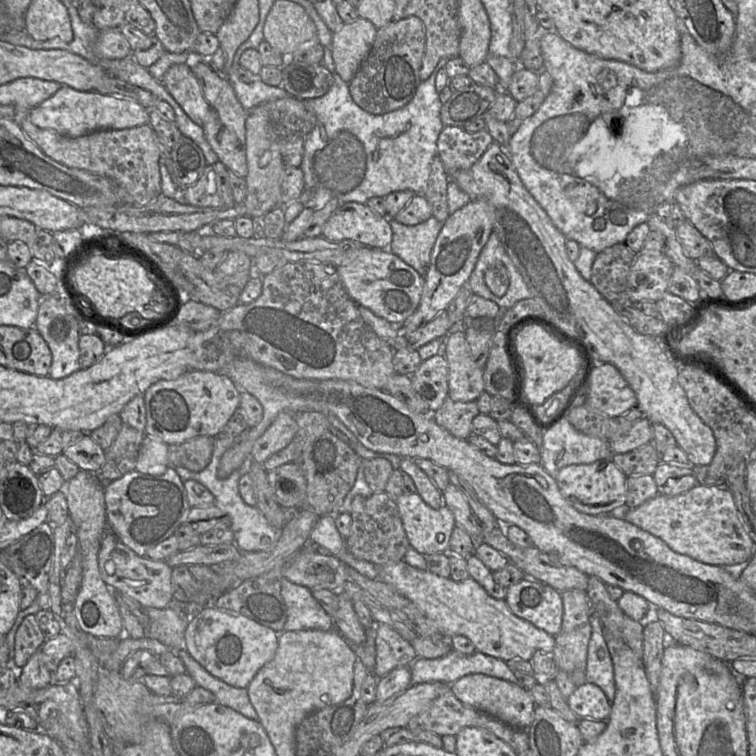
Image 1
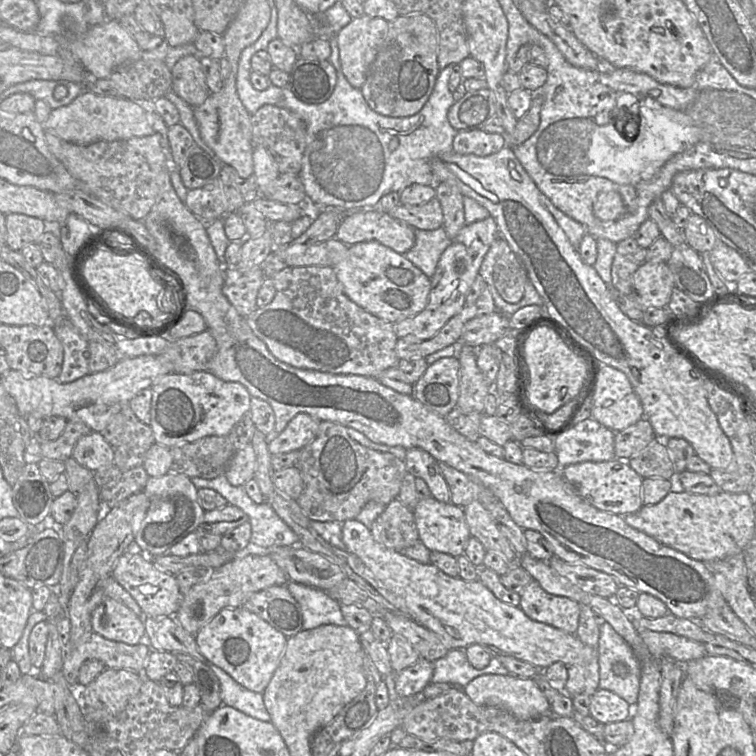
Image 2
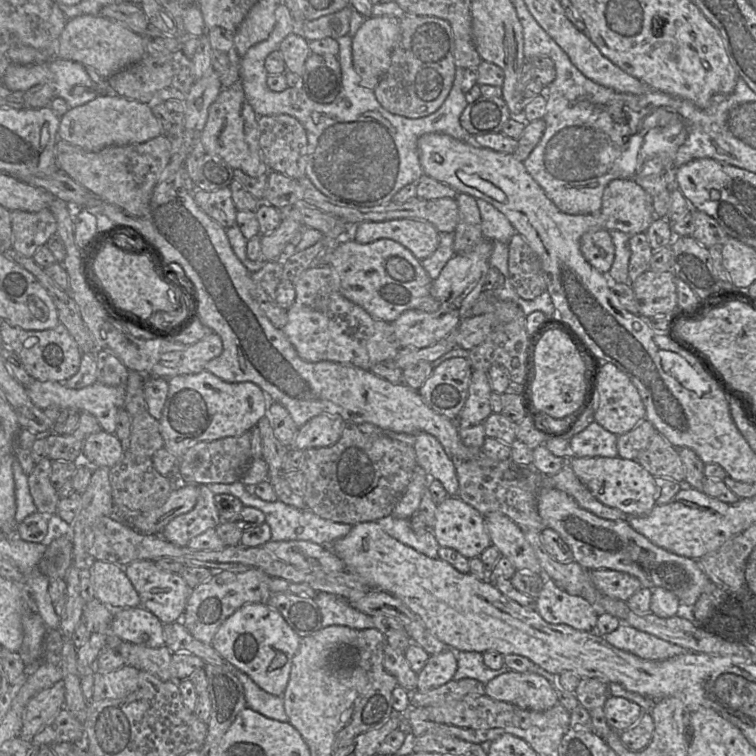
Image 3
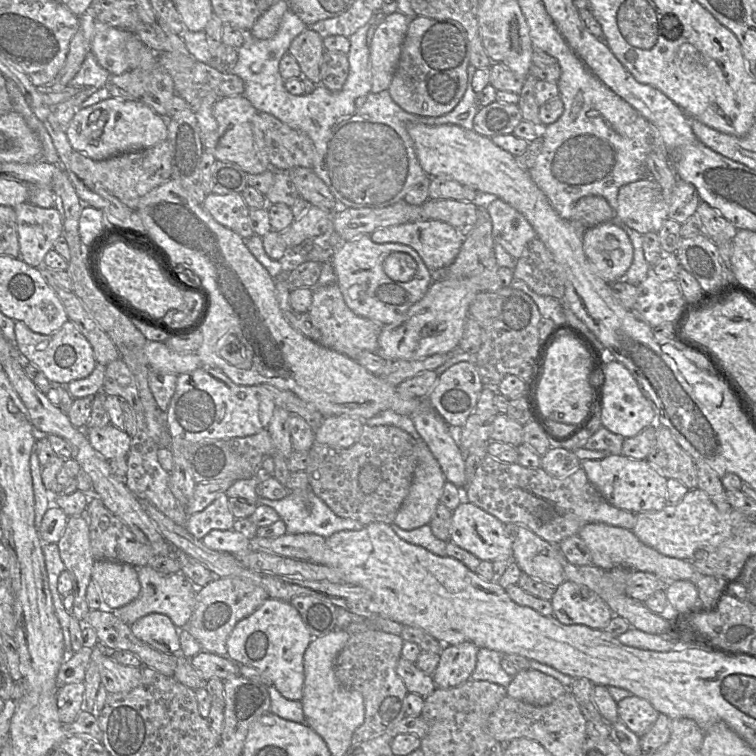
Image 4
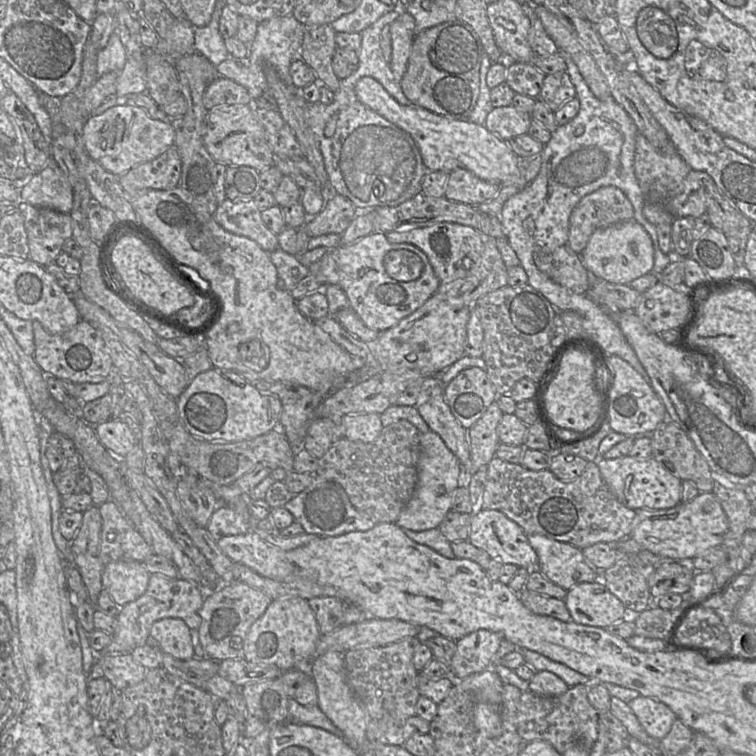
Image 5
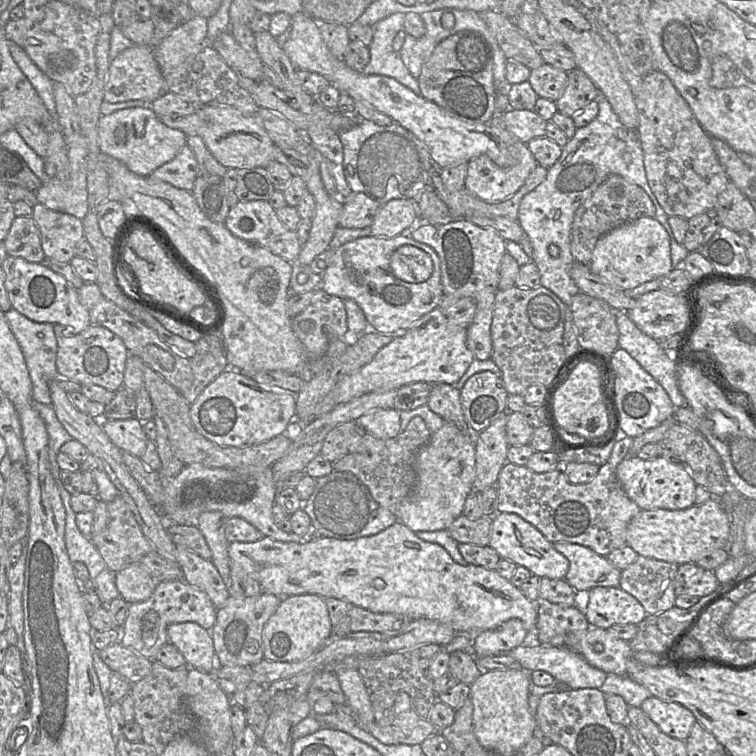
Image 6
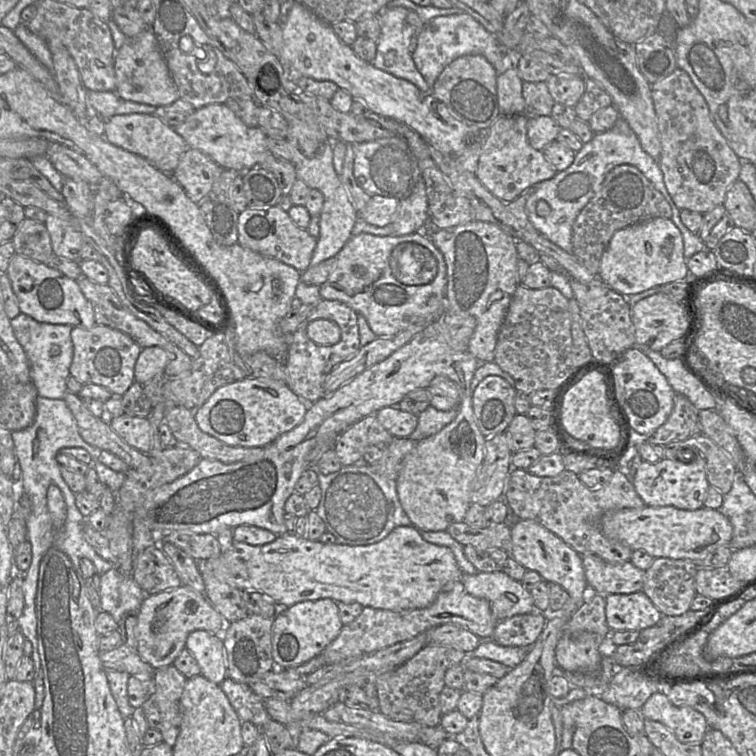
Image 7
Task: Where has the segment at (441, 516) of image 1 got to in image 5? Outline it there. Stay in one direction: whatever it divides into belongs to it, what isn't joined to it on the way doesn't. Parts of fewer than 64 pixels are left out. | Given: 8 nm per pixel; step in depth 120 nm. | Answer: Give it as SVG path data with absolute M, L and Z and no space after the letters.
M477 509L472 514L468 541L502 564L514 564L530 571L537 570L537 554L529 544L527 534L517 523L498 510Z

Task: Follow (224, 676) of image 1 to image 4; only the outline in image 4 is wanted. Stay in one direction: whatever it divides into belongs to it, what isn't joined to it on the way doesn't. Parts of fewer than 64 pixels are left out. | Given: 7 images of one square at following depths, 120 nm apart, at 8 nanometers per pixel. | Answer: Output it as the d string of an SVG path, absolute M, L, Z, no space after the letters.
M268 598L251 615L240 620L227 639L227 656L238 664L256 668L263 676L272 681L282 696L289 700L300 701L304 687L304 653L312 641L309 630L305 626L299 612L290 603L279 599Z

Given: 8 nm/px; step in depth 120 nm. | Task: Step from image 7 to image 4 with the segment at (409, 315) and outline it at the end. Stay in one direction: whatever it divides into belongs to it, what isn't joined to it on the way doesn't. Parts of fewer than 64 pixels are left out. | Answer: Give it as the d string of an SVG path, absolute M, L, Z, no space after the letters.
M362 235L353 240L341 242L333 251L329 261L347 306L356 315L375 321L382 326L398 321L412 305L425 296L434 281L432 272L413 248L400 243L378 244L372 241L370 235Z

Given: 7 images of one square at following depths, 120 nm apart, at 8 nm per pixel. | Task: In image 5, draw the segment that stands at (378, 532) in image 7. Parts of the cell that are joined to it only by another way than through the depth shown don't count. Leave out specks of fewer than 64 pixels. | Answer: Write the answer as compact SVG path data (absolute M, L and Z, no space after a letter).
M314 477L310 486L287 502L284 507L300 523L306 534L321 537L336 537L349 532L368 531L376 523L368 516L360 513L350 502L347 493L336 482Z

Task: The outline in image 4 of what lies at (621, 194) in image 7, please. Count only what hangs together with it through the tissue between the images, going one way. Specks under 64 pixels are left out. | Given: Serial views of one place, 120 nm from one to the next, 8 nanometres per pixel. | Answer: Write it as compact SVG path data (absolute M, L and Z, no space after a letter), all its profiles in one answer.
M586 196L581 198L572 209L572 219L587 228L613 221L615 210L601 196Z

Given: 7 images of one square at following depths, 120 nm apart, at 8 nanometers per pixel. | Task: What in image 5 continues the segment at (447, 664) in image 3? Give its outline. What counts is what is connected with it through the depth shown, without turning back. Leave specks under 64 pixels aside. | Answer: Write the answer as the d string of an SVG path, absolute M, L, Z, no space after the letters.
M478 630L457 640L449 676L458 681L491 668L502 641L502 635L488 630Z

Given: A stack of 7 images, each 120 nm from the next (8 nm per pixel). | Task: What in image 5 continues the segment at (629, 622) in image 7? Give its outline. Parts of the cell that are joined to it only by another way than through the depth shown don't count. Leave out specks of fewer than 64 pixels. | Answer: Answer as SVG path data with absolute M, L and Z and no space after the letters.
M601 582L581 583L567 591L565 605L572 622L608 628L630 615L623 603Z

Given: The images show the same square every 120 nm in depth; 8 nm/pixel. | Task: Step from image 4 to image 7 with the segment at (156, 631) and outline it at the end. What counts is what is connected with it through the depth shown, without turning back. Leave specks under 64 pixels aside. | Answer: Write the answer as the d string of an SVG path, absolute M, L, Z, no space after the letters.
M205 630L191 632L186 640L186 649L197 660L201 675L208 680L220 685L228 676L224 643L214 633Z

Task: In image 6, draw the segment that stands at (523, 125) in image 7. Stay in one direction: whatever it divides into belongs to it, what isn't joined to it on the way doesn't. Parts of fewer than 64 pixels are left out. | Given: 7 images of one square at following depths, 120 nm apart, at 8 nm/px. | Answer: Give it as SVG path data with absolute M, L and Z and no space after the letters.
M495 115L488 123L491 132L506 143L514 156L515 164L509 168L501 168L488 156L480 155L468 162L468 170L464 188L486 202L502 202L513 196L524 184L530 173L539 165L527 145L519 141L507 130L501 115Z

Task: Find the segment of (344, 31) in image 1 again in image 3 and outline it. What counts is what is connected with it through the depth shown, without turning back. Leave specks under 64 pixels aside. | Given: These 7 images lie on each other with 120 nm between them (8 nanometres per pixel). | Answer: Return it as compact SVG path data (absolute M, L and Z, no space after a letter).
M370 16L352 36L352 62L362 87L373 91L387 72L399 24L396 17Z

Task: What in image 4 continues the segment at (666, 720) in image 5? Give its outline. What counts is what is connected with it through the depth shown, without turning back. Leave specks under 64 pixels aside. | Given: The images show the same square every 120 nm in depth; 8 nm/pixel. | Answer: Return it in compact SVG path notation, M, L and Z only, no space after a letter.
M629 696L617 703L618 719L641 737L653 726L660 713L646 700Z

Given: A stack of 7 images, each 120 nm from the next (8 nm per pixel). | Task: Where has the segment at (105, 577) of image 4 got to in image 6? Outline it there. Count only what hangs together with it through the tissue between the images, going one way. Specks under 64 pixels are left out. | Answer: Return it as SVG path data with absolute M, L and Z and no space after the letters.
M132 563L116 572L115 584L120 598L129 604L147 600L157 582L142 563Z

